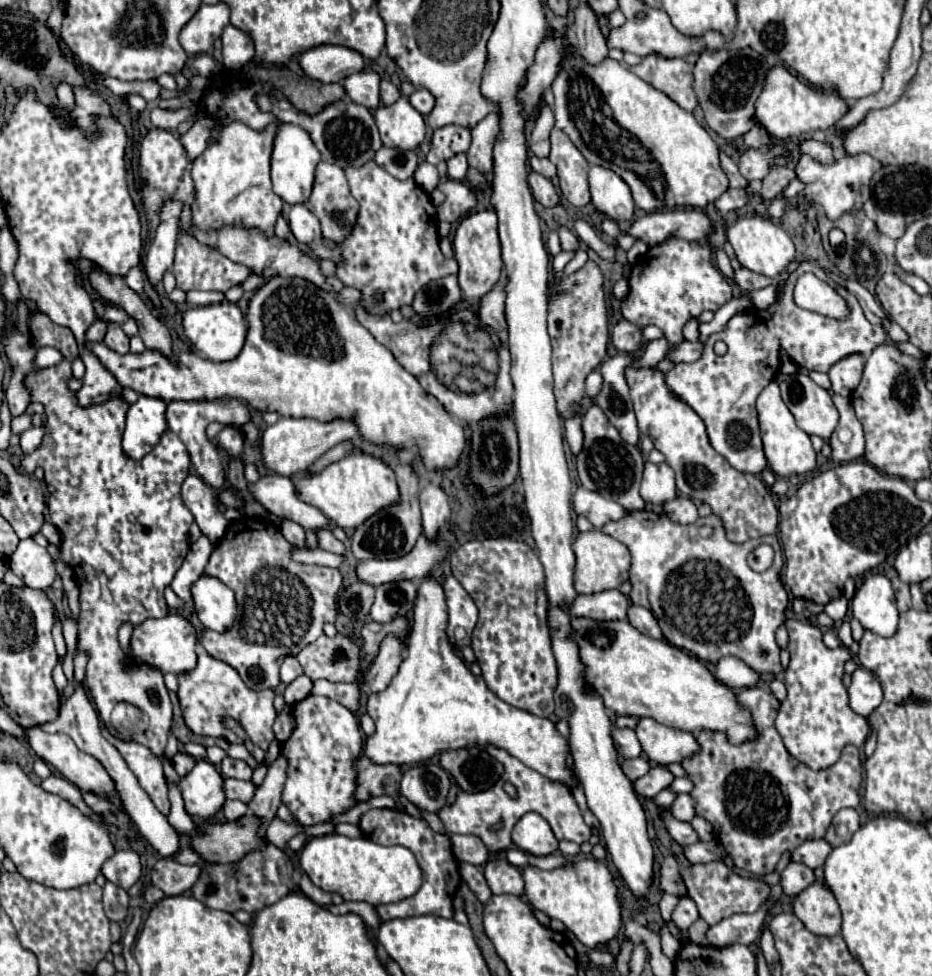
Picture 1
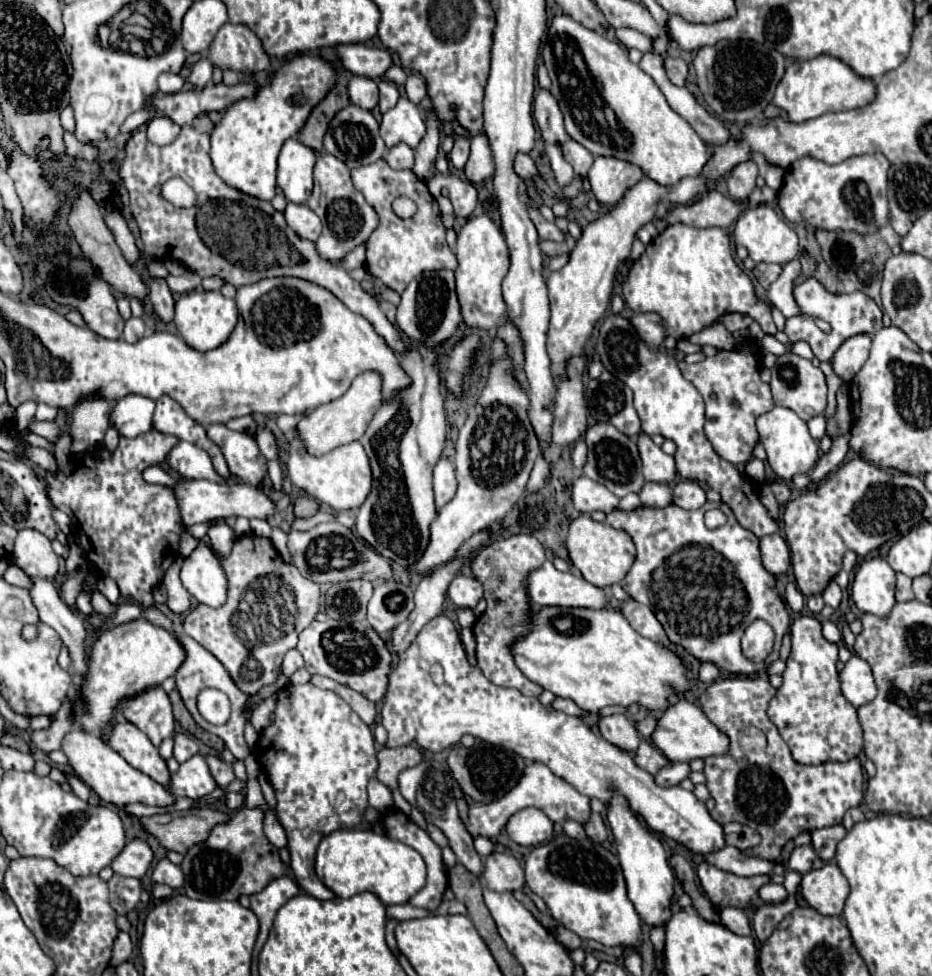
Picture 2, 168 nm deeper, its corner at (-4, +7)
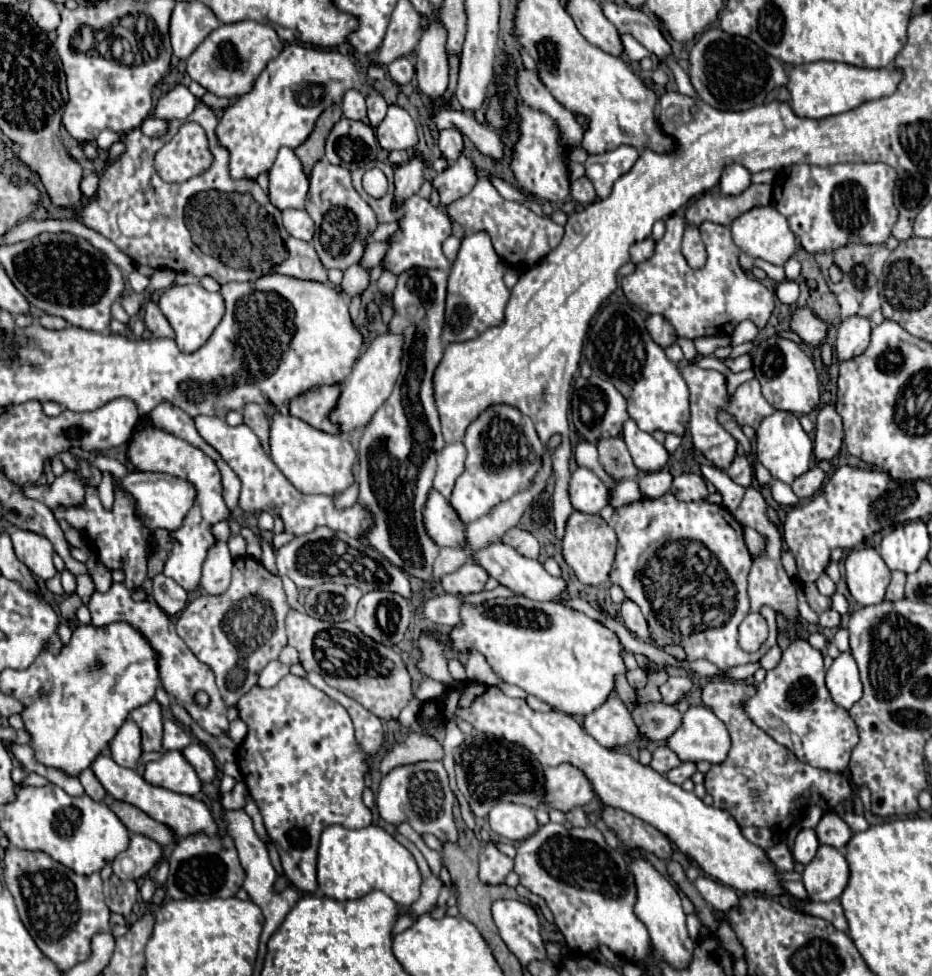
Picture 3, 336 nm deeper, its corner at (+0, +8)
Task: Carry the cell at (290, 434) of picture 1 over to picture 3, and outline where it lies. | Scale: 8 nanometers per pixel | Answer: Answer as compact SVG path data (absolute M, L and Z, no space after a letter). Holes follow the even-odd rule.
M383 334L383 336L377 336L371 342L371 346L359 356L359 360L355 362L351 370L351 376L343 384L343 390L335 408L327 414L331 424L335 424L341 430L341 434L353 434L359 428L365 428L367 422L371 422L373 414L379 410L379 406L389 398L395 378L399 376L401 346L403 346L403 338L399 338L397 334Z

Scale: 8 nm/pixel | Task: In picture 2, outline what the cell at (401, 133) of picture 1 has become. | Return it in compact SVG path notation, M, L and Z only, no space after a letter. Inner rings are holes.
M401 97L399 103L383 115L381 135L387 147L393 147L395 143L407 143L409 147L417 147L421 137L425 135L423 113L407 97Z

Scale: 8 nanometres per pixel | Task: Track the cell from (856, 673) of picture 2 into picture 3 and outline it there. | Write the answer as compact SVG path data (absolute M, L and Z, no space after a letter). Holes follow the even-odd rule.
M841 652L841 656L827 670L827 688L833 696L833 702L845 710L861 700L863 684L859 680L857 662L849 652Z

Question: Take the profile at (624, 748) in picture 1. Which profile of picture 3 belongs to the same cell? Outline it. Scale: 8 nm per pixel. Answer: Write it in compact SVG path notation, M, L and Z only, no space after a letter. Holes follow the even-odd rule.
M617 692L611 694L611 698L603 706L587 714L583 726L587 734L591 734L605 748L633 744L639 736L637 726L625 704L619 700Z

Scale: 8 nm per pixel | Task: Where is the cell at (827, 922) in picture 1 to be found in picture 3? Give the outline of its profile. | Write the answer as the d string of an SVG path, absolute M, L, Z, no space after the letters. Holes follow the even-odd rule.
M819 846L815 858L803 870L805 890L815 902L831 902L839 898L847 886L847 880L847 860L831 846Z

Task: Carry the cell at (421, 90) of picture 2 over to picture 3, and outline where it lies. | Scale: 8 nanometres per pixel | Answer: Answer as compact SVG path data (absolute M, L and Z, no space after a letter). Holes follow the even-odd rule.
M397 58L395 62L391 62L389 66L387 66L387 70L389 70L389 74L391 74L391 78L397 82L397 84L409 84L411 82L411 78L415 76L415 68L413 68L413 64L407 60L407 58Z

